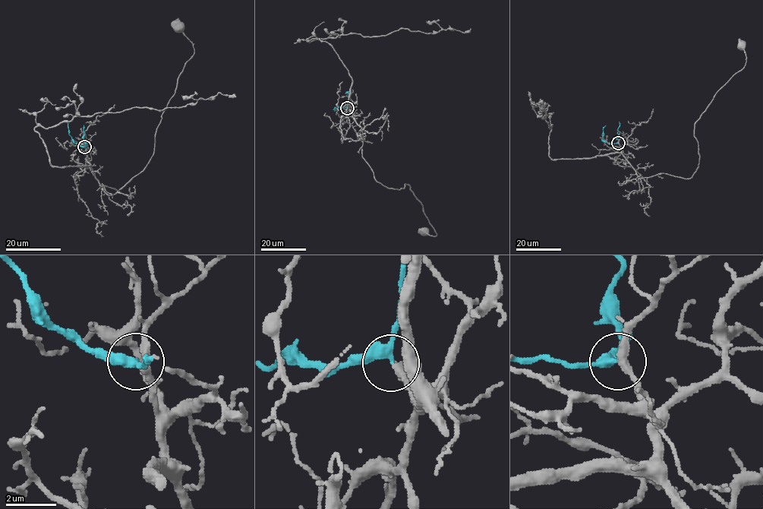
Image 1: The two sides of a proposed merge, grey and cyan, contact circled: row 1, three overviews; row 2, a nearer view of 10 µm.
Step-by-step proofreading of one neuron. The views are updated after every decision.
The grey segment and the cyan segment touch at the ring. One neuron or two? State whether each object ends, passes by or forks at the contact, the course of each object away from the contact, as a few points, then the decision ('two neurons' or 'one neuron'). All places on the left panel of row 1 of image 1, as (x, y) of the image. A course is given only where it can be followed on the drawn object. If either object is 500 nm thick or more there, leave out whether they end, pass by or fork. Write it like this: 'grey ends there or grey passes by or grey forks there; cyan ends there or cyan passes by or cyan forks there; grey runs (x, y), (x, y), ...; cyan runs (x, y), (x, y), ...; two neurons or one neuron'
grey passes by; cyan passes by; grey runs (84, 147), (103, 190), (102, 184), (119, 191), (143, 169), (177, 78), (193, 52), (181, 26); cyan runs (84, 147), (86, 143), (83, 125); two neurons

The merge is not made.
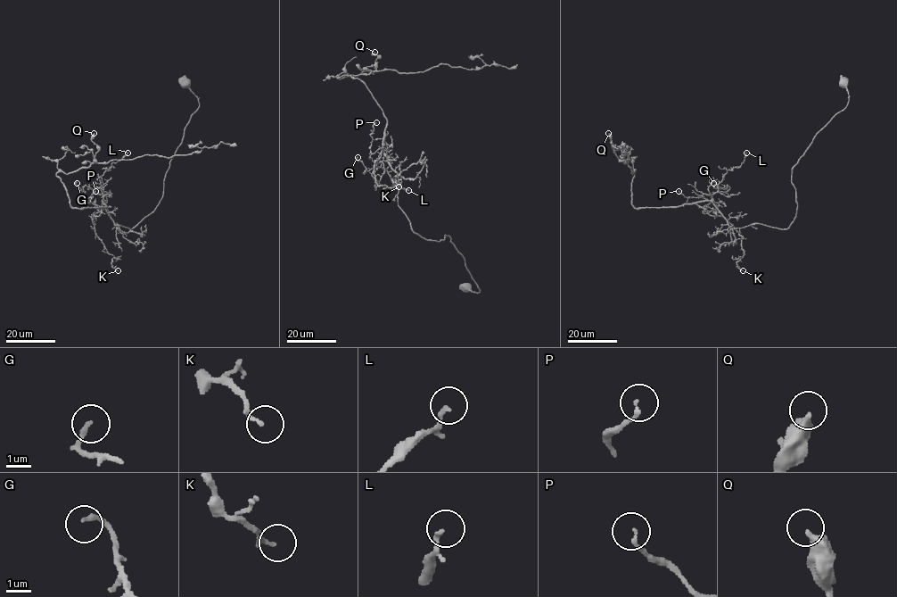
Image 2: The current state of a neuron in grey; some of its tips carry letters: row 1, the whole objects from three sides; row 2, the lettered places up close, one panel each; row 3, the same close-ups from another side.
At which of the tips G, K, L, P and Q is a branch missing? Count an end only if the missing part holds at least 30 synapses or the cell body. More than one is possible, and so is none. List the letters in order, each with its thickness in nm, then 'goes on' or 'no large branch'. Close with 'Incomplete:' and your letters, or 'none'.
G: 180 nm thick; no large branch
K: 150 nm thick; no large branch
L: 160 nm thick; no large branch
P: 120 nm thick; no large branch
Q: 360 nm thick; no large branch
Incomplete: none

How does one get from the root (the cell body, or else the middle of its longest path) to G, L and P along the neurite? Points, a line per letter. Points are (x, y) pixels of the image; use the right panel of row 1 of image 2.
G: (843, 83), (847, 105), (792, 169), (797, 211), (787, 228), (732, 228), (711, 199), (730, 187), (713, 183)
L: (843, 83), (847, 105), (792, 169), (797, 211), (787, 228), (732, 228), (712, 201), (746, 153)
P: (843, 83), (847, 105), (792, 169), (797, 211), (787, 228), (732, 228), (711, 202), (678, 191)

